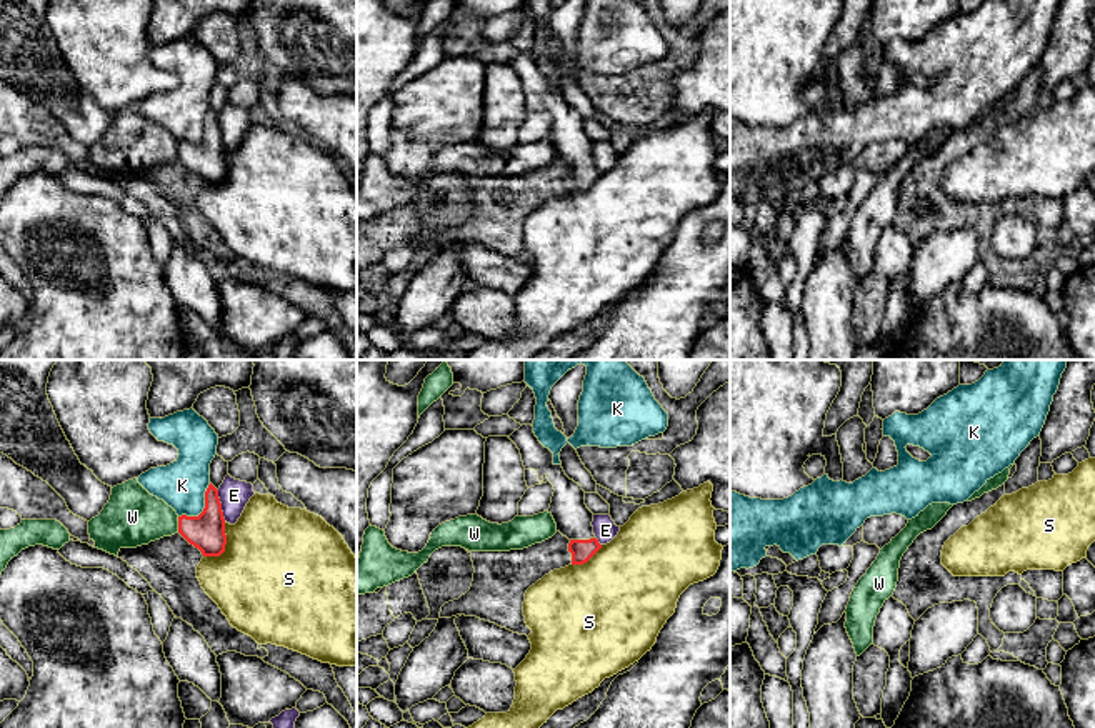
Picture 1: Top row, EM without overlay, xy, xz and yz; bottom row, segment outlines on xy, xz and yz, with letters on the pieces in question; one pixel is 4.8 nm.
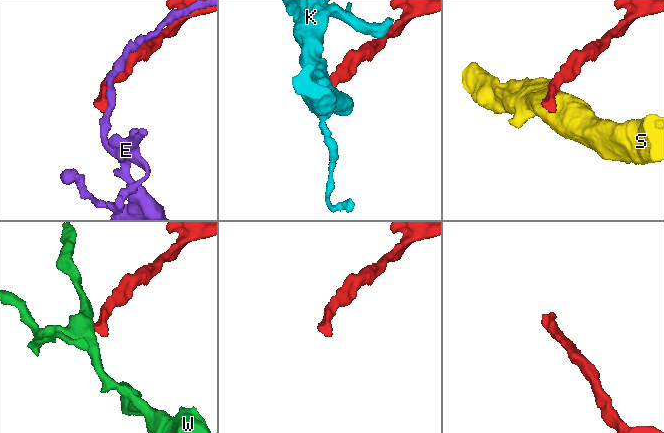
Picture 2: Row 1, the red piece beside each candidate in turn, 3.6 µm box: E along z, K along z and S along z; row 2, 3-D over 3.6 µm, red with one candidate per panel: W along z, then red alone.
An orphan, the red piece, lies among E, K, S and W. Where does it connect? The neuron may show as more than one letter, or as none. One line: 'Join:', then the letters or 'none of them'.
Join: none of them

